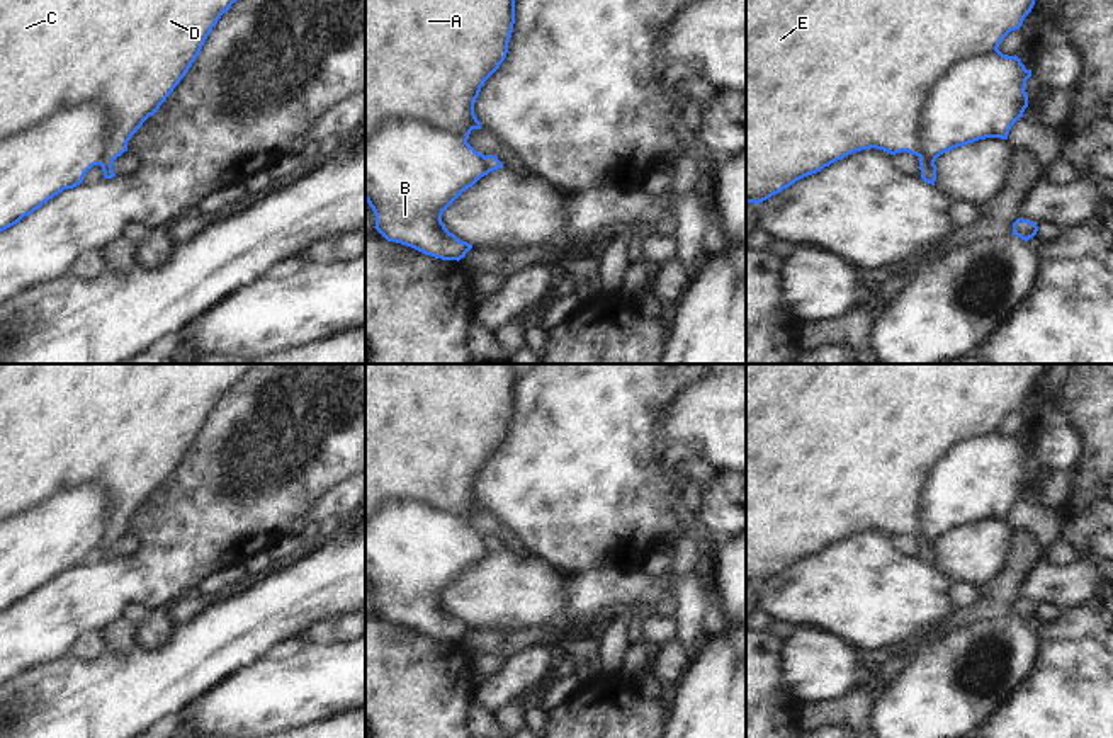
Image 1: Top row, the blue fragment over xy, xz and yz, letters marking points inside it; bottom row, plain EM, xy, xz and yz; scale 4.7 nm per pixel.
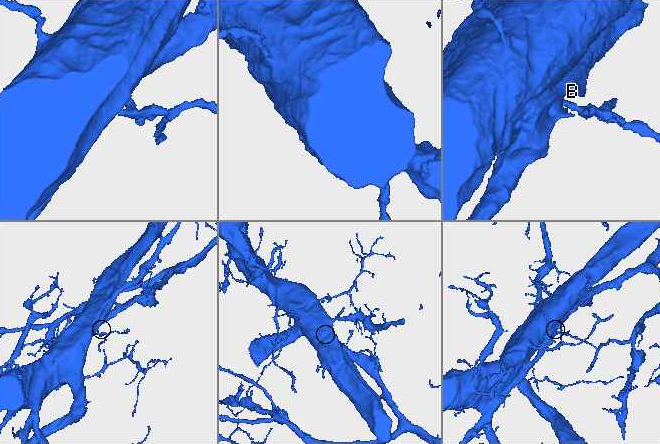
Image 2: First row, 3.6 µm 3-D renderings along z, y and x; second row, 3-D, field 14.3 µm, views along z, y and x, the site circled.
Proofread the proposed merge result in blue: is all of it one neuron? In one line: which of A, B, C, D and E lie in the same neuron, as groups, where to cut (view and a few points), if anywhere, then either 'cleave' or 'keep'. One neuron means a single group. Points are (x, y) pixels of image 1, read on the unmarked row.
groups A C D E / B; cut xy (109, 504), (97, 487), (73, 487), (0, 522); cleave

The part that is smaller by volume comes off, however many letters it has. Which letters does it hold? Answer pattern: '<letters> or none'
B

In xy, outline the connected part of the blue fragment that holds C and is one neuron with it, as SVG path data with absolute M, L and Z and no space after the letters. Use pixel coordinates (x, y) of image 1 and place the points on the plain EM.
M0 364L0 522L46 503L59 491L99 486L109 503L105 536L100 542L104 559L116 558L112 546L127 532L127 522L153 497L185 457L221 396L243 378L251 364Z

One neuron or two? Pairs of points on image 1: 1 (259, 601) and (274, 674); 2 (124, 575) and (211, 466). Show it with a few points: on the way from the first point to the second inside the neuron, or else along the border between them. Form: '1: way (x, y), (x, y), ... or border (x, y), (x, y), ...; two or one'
1: border (264, 657), (228, 677); two
2: way (153, 551), (209, 495); one

